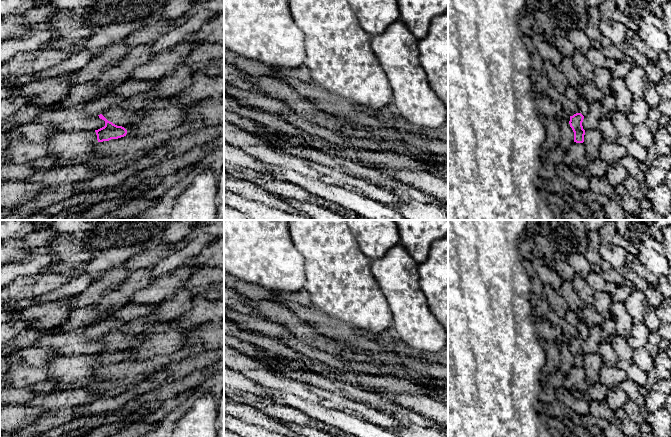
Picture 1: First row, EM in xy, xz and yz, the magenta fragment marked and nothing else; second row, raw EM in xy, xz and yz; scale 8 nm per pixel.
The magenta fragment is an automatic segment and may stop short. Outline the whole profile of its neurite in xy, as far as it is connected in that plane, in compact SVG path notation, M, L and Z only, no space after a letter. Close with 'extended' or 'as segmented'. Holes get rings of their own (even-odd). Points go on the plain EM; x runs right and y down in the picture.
M120 329L113 330L102 338L98 339L105 345L105 350L95 354L98 366L109 365L126 360L127 350L139 346L146 340L148 330L140 330L137 333L130 334Z; extended

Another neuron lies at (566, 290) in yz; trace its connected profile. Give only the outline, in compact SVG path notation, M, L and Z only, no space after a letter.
M563 281L558 292L566 300L569 309L581 317L585 303L576 293L572 281Z

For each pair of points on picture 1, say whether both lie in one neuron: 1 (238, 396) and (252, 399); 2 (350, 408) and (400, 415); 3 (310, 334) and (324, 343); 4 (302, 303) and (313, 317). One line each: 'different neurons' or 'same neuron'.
1: same neuron
2: different neurons
3: same neuron
4: same neuron

